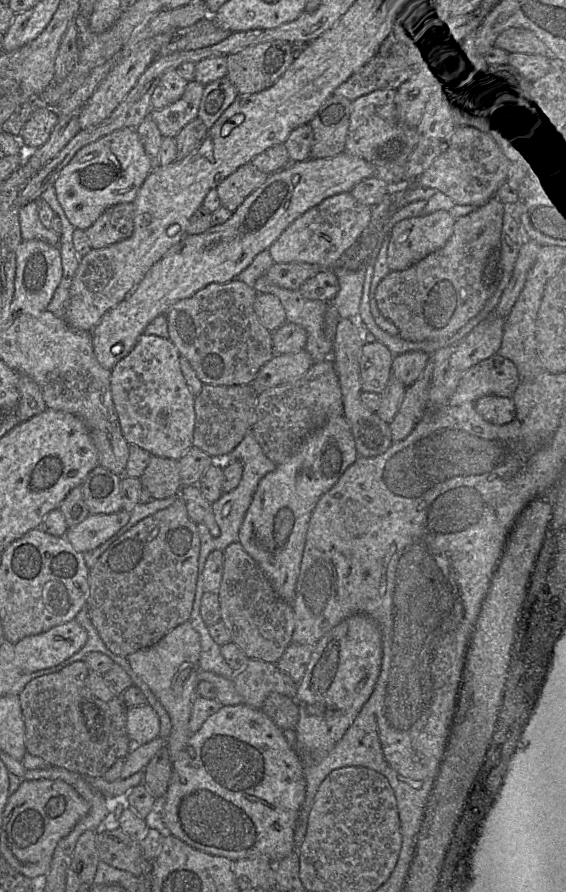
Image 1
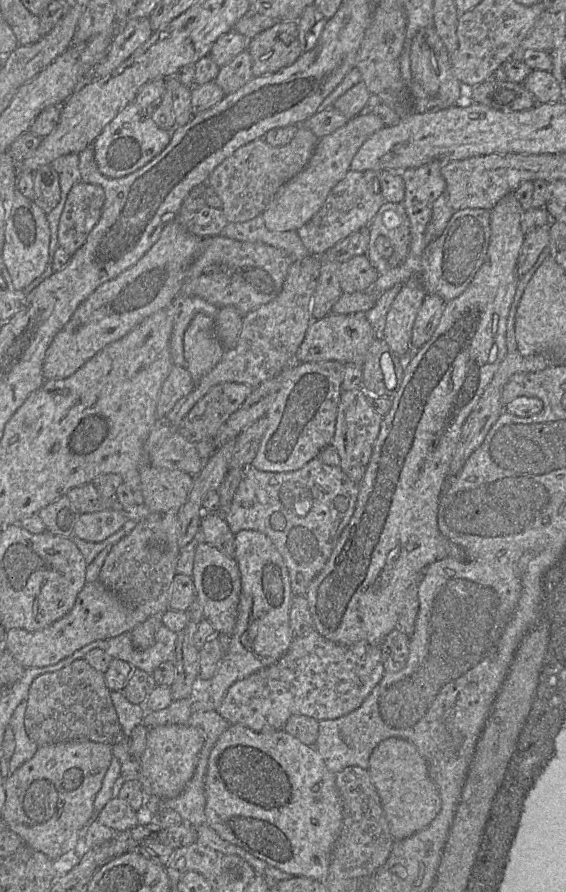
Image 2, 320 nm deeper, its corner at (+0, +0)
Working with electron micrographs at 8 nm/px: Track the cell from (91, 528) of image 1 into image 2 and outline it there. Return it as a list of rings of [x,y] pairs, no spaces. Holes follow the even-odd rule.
[[[116,510],[80,514],[73,535],[87,542],[101,542],[120,530],[128,518]]]

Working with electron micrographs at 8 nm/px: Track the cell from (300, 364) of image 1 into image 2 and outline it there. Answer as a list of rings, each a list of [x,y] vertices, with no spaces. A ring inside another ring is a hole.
[[[364,312],[351,314],[330,313],[321,319],[315,319],[307,329],[296,358],[299,362],[319,362],[337,360],[343,364],[354,363],[363,368],[367,351],[377,335]]]

